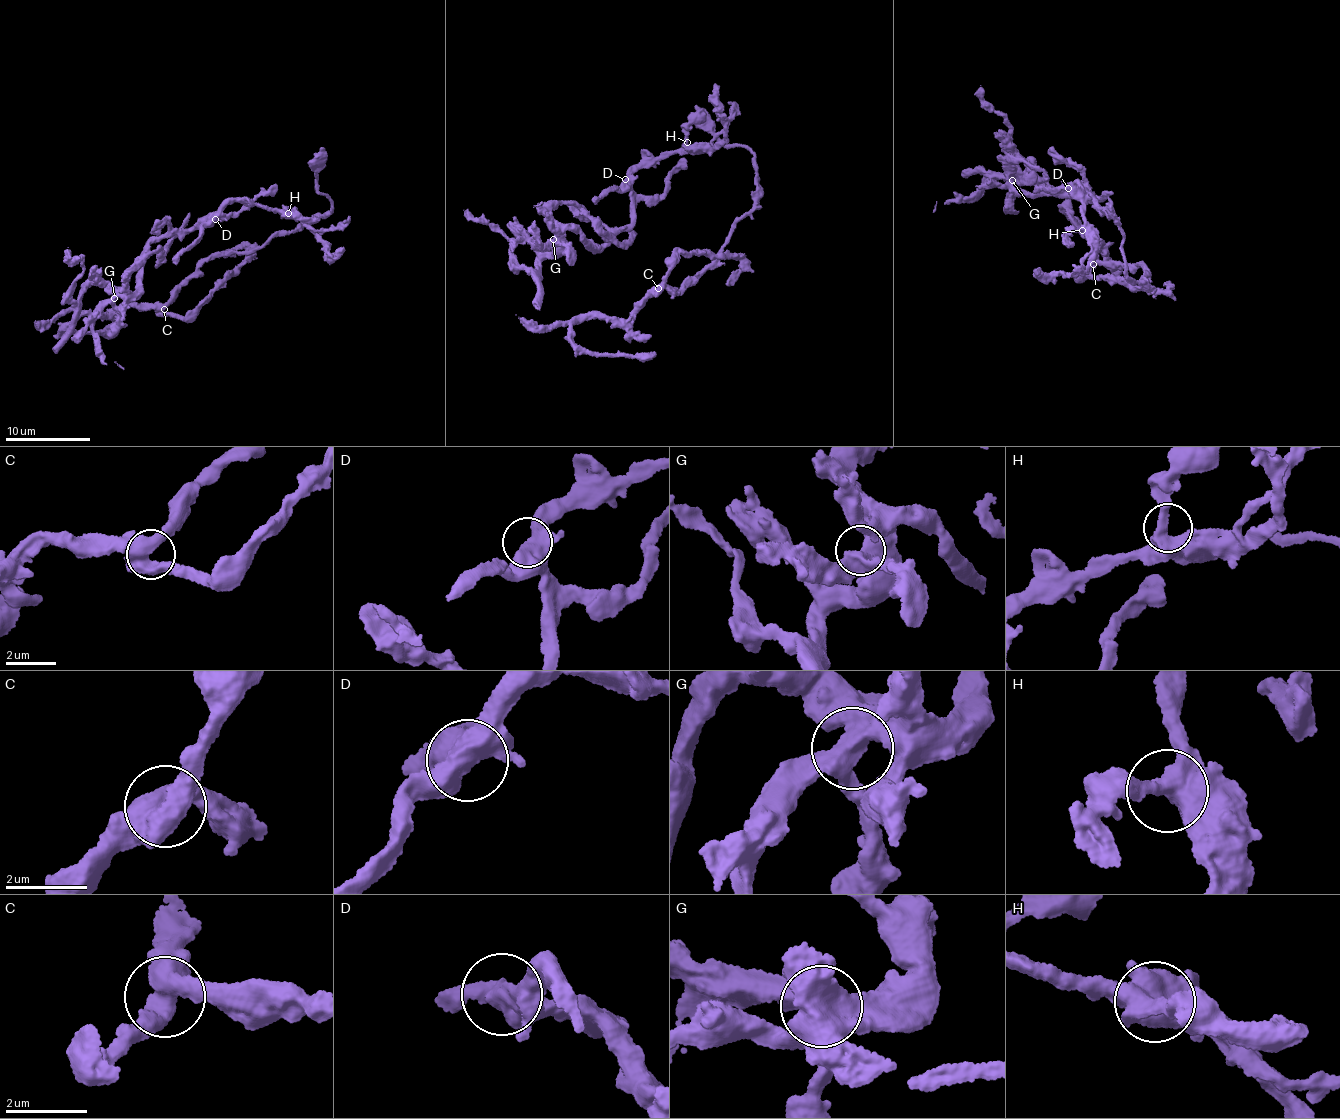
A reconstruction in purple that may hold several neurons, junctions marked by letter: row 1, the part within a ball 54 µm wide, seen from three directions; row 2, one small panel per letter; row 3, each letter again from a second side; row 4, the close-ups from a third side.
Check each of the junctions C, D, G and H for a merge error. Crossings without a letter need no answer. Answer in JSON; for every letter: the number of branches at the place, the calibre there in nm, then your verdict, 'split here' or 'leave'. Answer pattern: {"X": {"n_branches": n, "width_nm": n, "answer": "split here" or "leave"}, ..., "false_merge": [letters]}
{"C": {"n_branches": 3, "width_nm": 550, "answer": "leave"}, "D": {"n_branches": 3, "width_nm": 500, "answer": "leave"}, "G": {"n_branches": 3, "width_nm": 500, "answer": "leave"}, "H": {"n_branches": 3, "width_nm": 460, "answer": "leave"}, "false_merge": []}

